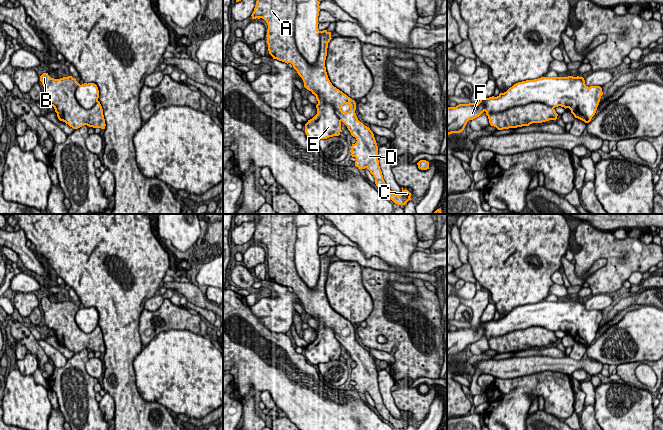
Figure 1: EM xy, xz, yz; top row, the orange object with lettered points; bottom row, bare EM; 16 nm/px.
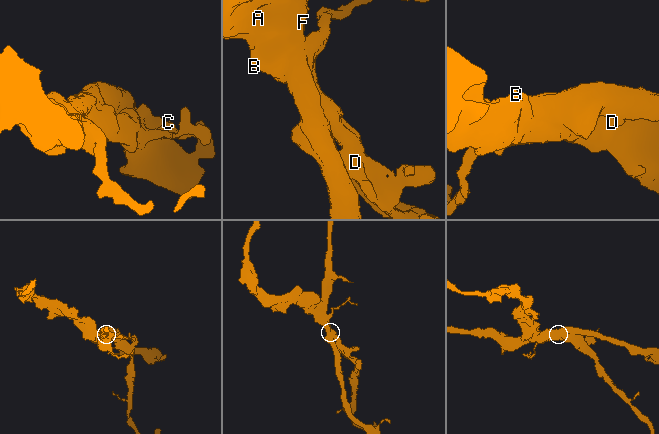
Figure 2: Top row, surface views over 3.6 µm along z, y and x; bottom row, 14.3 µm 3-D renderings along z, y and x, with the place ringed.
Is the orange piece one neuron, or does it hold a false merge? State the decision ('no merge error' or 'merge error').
merge error

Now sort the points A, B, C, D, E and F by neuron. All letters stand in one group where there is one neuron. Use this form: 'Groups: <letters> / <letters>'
Groups: A B C D / E F

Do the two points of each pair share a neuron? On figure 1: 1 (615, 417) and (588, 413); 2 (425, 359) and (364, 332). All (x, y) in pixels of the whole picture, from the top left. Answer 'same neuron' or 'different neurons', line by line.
1: different neurons
2: same neuron

